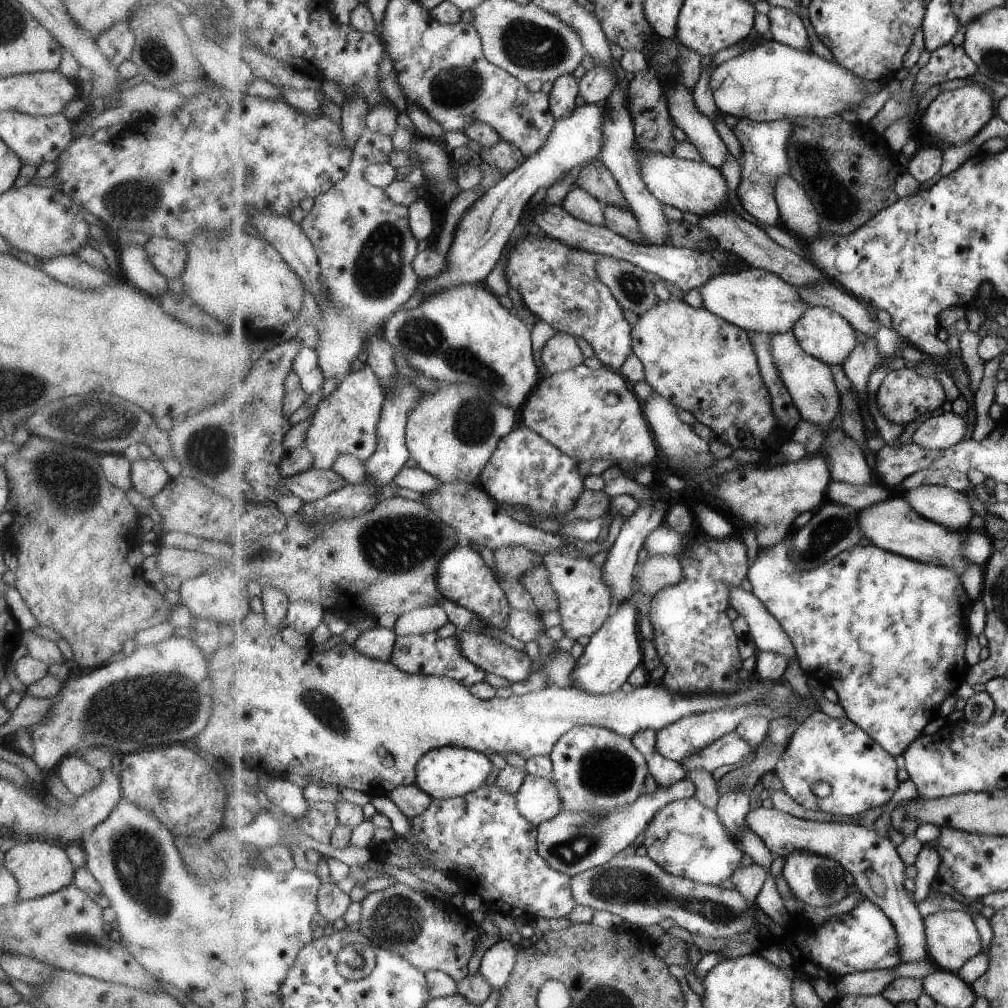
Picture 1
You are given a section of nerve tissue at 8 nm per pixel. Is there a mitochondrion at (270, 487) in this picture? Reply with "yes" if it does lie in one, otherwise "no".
no

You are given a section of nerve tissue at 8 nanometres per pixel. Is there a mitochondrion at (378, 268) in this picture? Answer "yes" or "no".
yes

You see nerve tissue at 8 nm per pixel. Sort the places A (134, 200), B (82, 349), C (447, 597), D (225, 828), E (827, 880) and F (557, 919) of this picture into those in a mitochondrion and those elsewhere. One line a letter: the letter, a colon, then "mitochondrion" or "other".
A: mitochondrion
B: other
C: other
D: other
E: mitochondrion
F: other

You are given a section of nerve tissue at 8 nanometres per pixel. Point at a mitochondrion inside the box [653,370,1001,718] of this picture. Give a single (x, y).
(823, 536)

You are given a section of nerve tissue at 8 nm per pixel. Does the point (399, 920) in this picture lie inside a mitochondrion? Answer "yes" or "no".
yes

